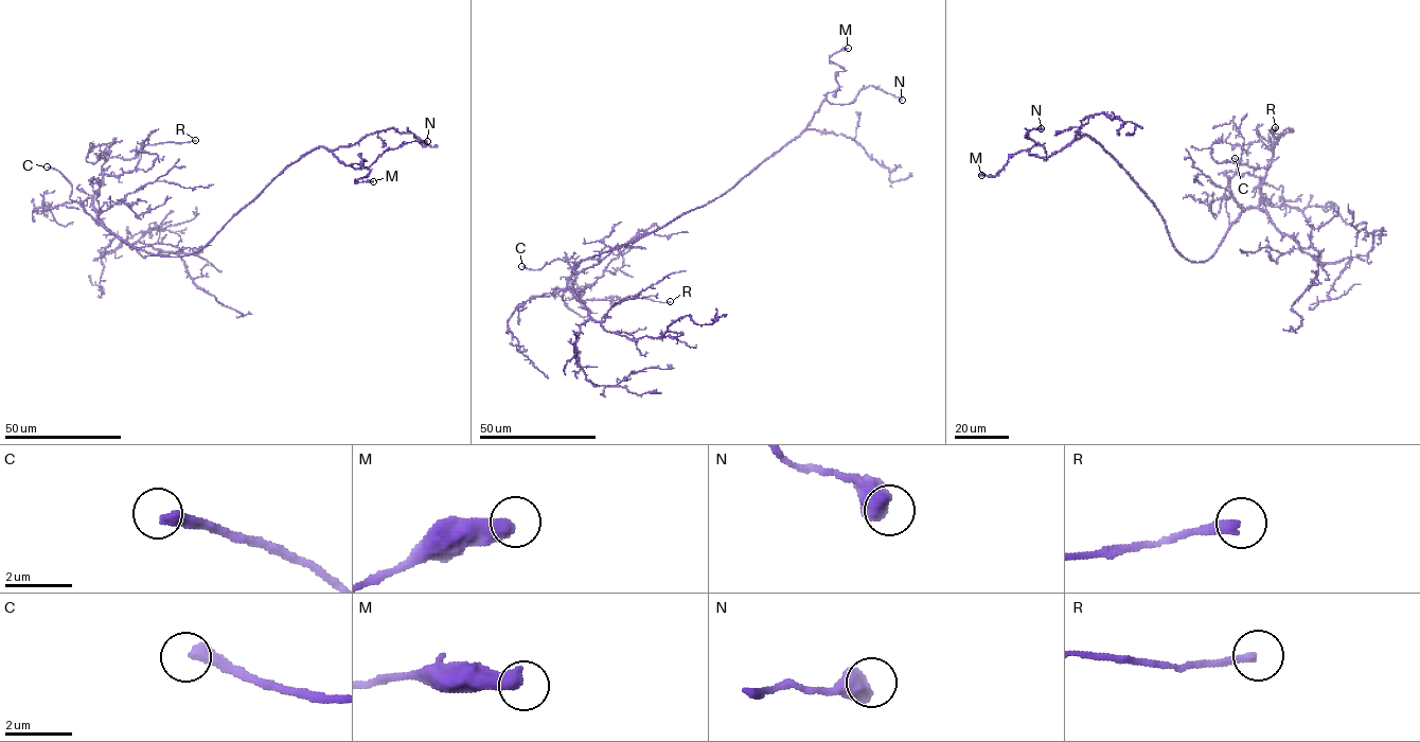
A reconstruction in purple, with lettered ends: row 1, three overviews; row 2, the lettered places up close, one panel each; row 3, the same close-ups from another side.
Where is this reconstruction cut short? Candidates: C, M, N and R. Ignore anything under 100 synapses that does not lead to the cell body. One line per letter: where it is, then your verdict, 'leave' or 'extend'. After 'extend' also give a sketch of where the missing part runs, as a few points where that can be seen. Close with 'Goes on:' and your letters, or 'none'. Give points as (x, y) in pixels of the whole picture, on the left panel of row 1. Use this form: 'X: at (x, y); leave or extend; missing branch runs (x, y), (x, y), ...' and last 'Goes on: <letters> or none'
C: at (47, 166); extend
M: at (373, 181); leave
N: at (427, 141); leave
R: at (195, 140); leave
Goes on: C

